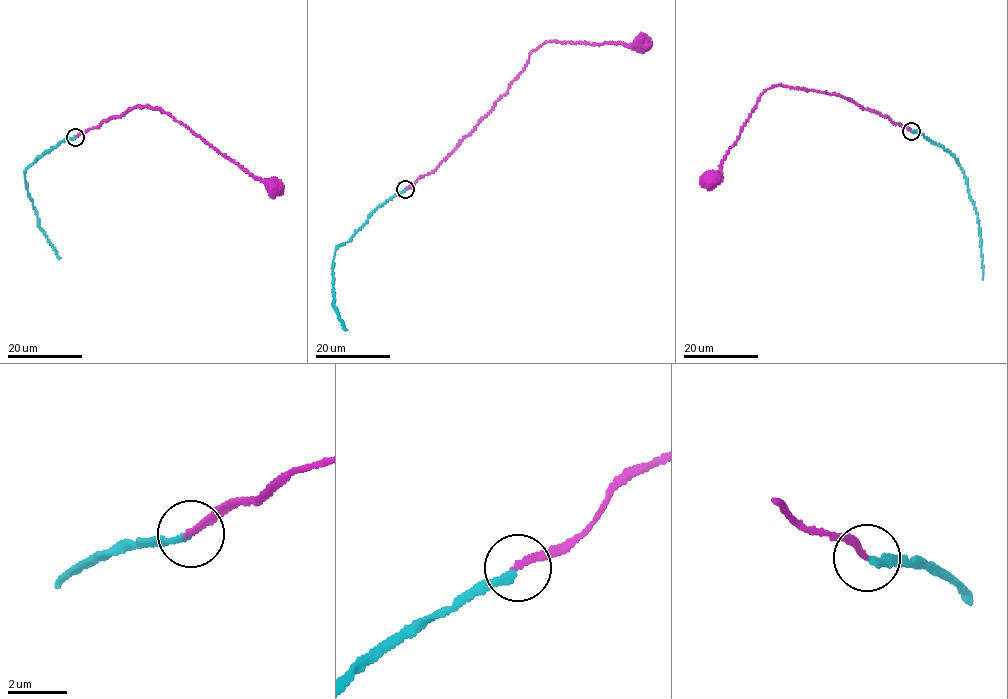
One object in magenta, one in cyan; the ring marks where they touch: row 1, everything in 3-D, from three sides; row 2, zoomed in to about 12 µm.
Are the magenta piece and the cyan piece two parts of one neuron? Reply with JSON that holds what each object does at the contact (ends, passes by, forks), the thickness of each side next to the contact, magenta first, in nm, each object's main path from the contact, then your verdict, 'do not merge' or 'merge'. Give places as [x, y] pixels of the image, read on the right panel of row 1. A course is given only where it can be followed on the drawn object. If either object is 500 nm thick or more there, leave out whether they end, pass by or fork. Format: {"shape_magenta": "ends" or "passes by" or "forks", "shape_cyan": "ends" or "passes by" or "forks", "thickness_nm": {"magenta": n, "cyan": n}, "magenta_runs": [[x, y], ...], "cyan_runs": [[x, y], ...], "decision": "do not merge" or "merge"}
{"shape_magenta": "ends", "shape_cyan": "ends", "thickness_nm": {"magenta": 180, "cyan": 200}, "magenta_runs": [[910, 131], [839, 95], [780, 85], [762, 93], [718, 171], [710, 177]], "cyan_runs": [[910, 131], [917, 131], [950, 152], [959, 164], [977, 218], [983, 279]], "decision": "do not merge"}

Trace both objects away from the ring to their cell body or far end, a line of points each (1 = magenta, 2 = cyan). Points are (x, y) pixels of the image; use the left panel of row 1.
1: (76, 137), (138, 105), (160, 108), (161, 112), (185, 124), (254, 176), (275, 184)
2: (76, 137), (67, 138), (37, 158), (24, 172), (27, 193), (36, 211), (39, 226), (59, 258)

